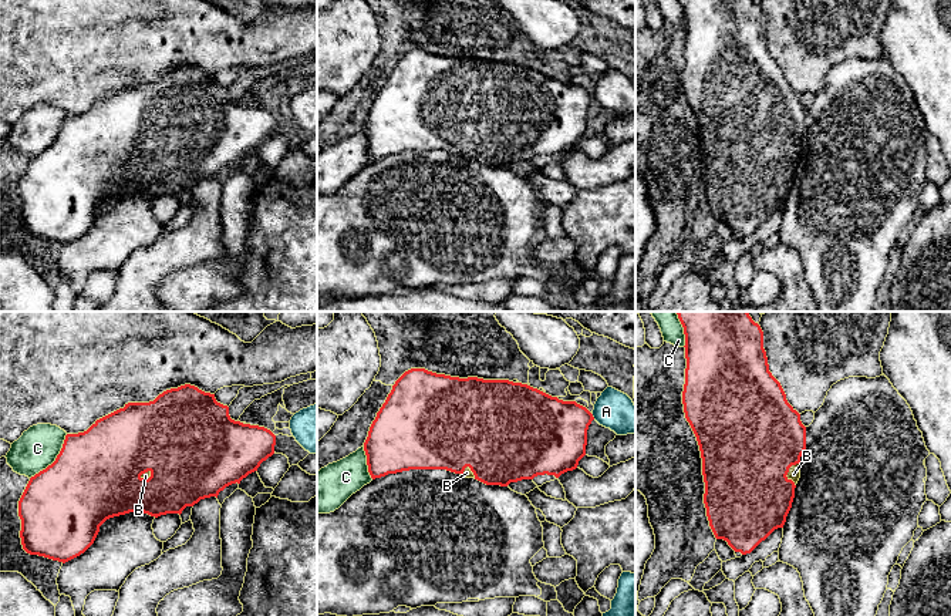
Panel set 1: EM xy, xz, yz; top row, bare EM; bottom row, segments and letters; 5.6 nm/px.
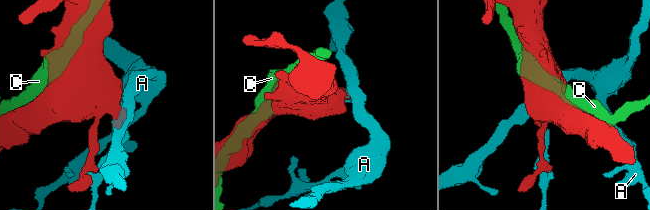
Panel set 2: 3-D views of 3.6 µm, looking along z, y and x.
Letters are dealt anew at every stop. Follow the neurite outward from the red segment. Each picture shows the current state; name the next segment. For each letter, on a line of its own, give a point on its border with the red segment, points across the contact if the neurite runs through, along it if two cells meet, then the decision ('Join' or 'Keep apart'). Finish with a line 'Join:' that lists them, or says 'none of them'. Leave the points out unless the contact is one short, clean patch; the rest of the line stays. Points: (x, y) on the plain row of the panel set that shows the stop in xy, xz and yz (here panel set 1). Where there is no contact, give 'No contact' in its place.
A: Touches red at xz (593, 98). Keep apart
B: Touches red at yz (788, 152). Join
C: Touches red at xy (56, 141). Keep apart
Join: B

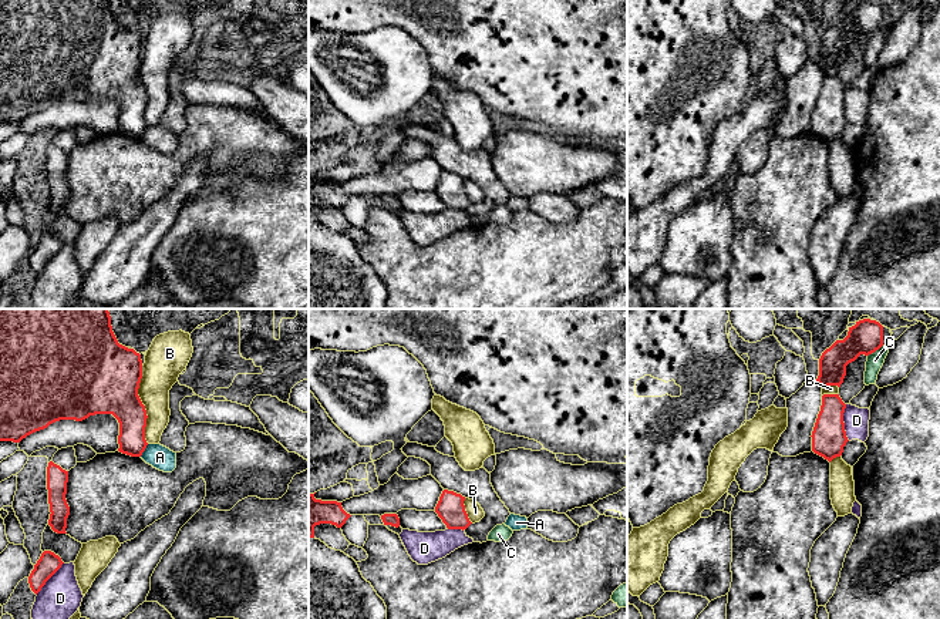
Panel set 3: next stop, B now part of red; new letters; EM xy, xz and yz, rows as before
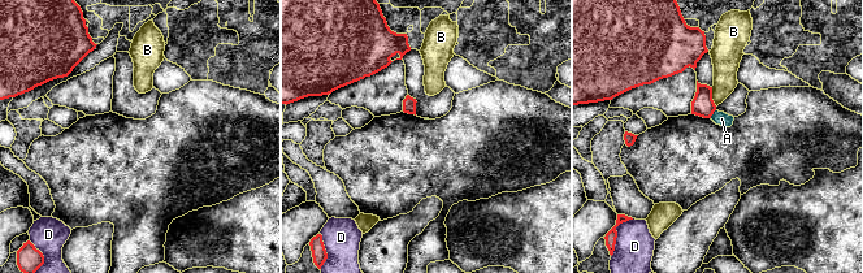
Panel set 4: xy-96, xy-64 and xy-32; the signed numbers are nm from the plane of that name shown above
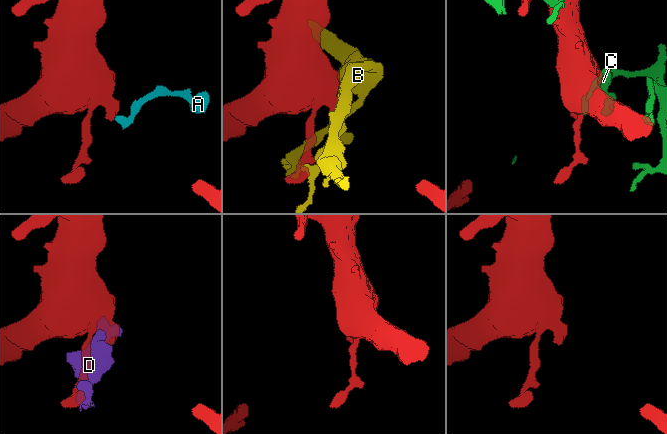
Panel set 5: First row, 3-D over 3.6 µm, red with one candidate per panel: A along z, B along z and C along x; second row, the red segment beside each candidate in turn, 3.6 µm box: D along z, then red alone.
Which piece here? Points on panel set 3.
A: Touches red at xy (144, 131). Boundary: xy (148, 125), (140, 137). Keep apart
B: Touches red at xy (142, 86). Keep apart
C: Touches red at yz (875, 32). Keep apart
D: Touches red at yz (844, 104). Keep apart
Join: none of them

